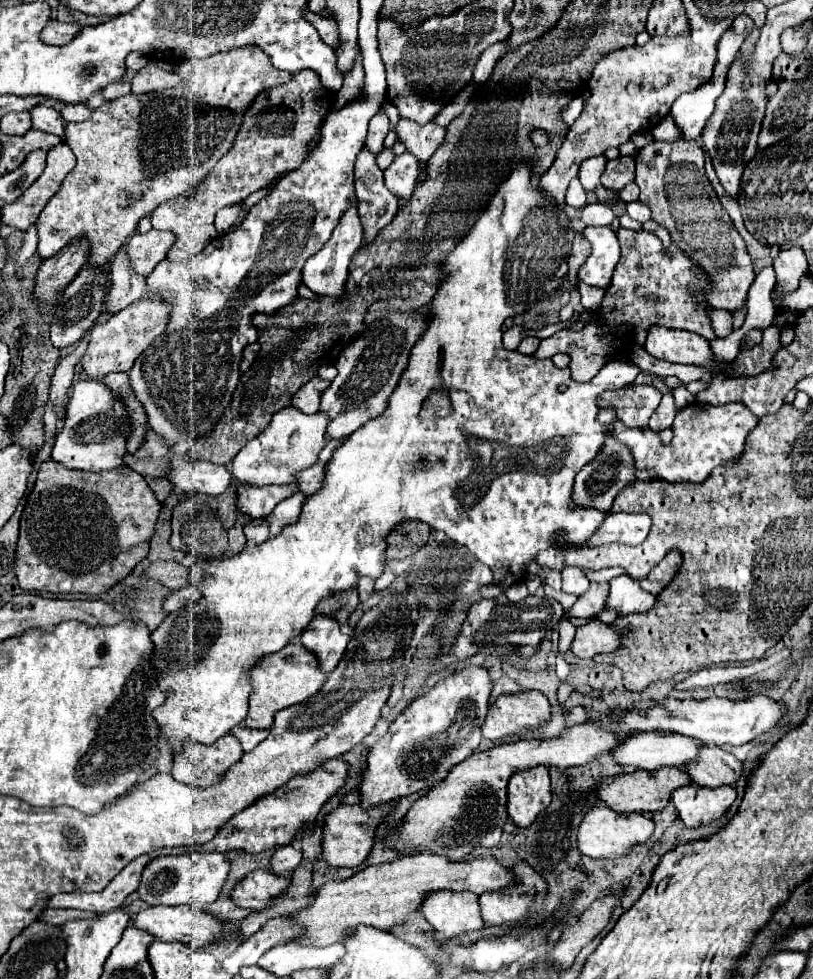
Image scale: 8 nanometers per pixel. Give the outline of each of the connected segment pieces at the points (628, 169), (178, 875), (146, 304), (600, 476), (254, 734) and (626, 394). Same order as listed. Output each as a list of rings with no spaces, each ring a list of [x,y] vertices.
[[[619,156],[607,162],[601,174],[601,184],[613,190],[621,190],[625,184],[633,182],[633,176],[635,176],[635,160],[631,156]]]
[[[191,852],[181,856],[157,856],[153,858],[141,876],[137,894],[149,906],[193,906],[205,910],[211,902],[217,900],[219,890],[223,888],[229,874],[229,858],[217,852]]]
[[[137,300],[129,308],[113,314],[105,324],[95,324],[91,330],[91,342],[81,358],[81,368],[89,378],[103,378],[111,372],[127,372],[137,356],[165,330],[169,320],[169,304],[161,300]]]
[[[605,440],[605,448],[595,456],[593,462],[589,462],[577,476],[573,484],[573,504],[577,508],[593,508],[599,512],[609,512],[613,506],[613,500],[621,488],[629,480],[635,480],[635,468],[633,468],[633,456],[629,456],[629,448],[625,444],[617,444],[615,440]]]
[[[235,726],[231,730],[231,734],[241,742],[243,752],[249,752],[251,748],[255,748],[261,740],[267,738],[267,730],[251,730],[247,726]]]
[[[651,385],[629,386],[625,389],[607,391],[597,398],[597,407],[613,406],[616,418],[621,418],[625,426],[647,426],[651,414],[661,402],[661,392]]]

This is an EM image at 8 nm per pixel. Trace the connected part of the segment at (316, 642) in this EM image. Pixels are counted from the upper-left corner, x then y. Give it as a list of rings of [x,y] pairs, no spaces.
[[[319,614],[309,622],[309,628],[305,628],[301,636],[301,644],[317,656],[323,672],[335,670],[347,648],[347,642],[349,634],[341,632],[339,622],[333,620],[331,616]]]

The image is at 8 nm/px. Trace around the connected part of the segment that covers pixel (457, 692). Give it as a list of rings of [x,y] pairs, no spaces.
[[[481,666],[463,670],[437,682],[427,694],[411,702],[389,726],[387,734],[369,748],[367,768],[359,786],[361,808],[389,804],[403,796],[439,784],[453,764],[469,758],[481,742],[481,724],[487,716],[491,696],[489,672]]]

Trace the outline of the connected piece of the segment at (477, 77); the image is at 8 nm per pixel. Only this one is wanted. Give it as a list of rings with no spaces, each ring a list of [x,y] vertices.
[[[507,42],[491,44],[491,48],[487,48],[487,50],[479,56],[479,60],[477,60],[477,64],[475,64],[475,70],[473,70],[473,78],[471,78],[469,84],[473,84],[473,86],[483,86],[483,84],[489,80],[495,62],[497,62],[501,56],[505,56],[507,50],[509,50],[509,48],[507,48]]]

